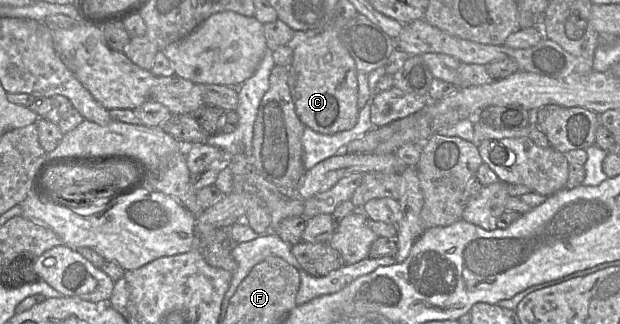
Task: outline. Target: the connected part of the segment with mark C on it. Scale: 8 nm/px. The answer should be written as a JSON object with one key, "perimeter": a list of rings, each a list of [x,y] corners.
{"perimeter":[[[334,29],[295,31],[287,43],[293,51],[288,86],[300,121],[315,132],[332,135],[350,130],[357,122],[357,67]]]}

